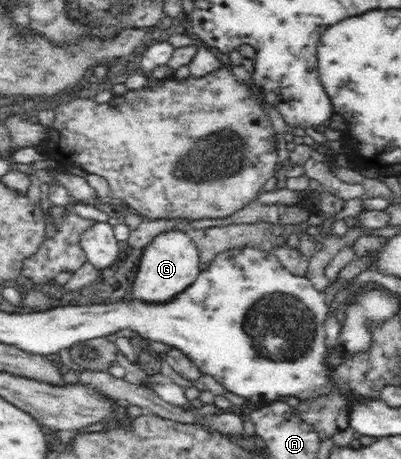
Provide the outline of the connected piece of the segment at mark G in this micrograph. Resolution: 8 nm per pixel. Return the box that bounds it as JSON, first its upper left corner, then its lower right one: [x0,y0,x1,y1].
[133,231,200,305]

